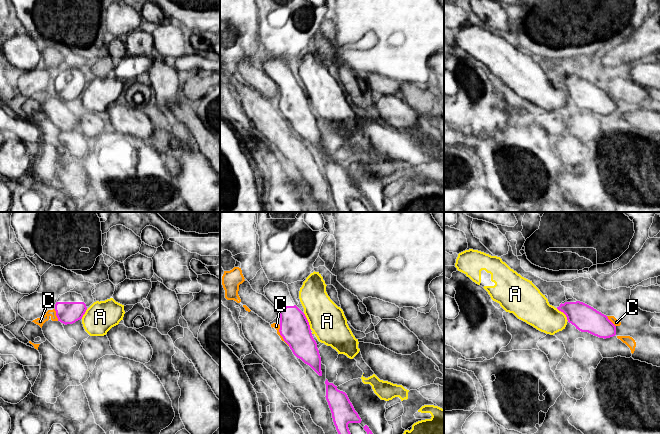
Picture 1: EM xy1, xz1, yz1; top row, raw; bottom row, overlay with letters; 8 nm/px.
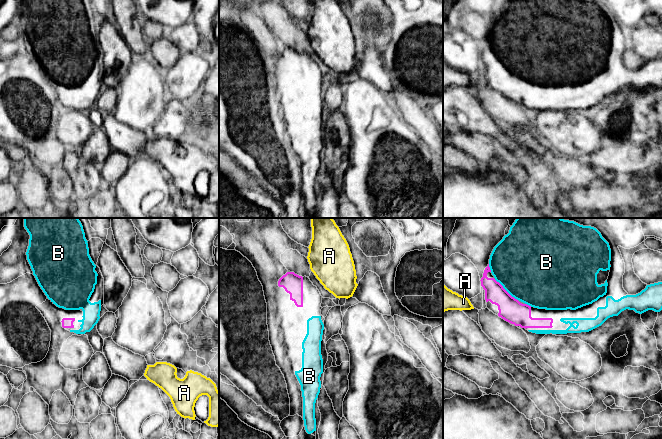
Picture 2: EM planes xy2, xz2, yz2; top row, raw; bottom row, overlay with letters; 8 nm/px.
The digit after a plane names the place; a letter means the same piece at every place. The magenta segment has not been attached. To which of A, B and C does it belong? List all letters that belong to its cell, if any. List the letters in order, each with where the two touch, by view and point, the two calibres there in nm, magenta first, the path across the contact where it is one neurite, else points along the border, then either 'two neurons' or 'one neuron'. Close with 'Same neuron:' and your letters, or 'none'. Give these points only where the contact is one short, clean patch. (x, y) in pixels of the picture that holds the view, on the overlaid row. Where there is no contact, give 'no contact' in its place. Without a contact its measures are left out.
A: contact xz1 (307, 321); calibres 240 and 280 nm; two neurons
B: contact yz2 (505, 290); calibres 190 and 500 nm; one neuron
C: contact xz1 (280, 334); calibres 240 and 50 nm; two neurons
Same neuron: B

